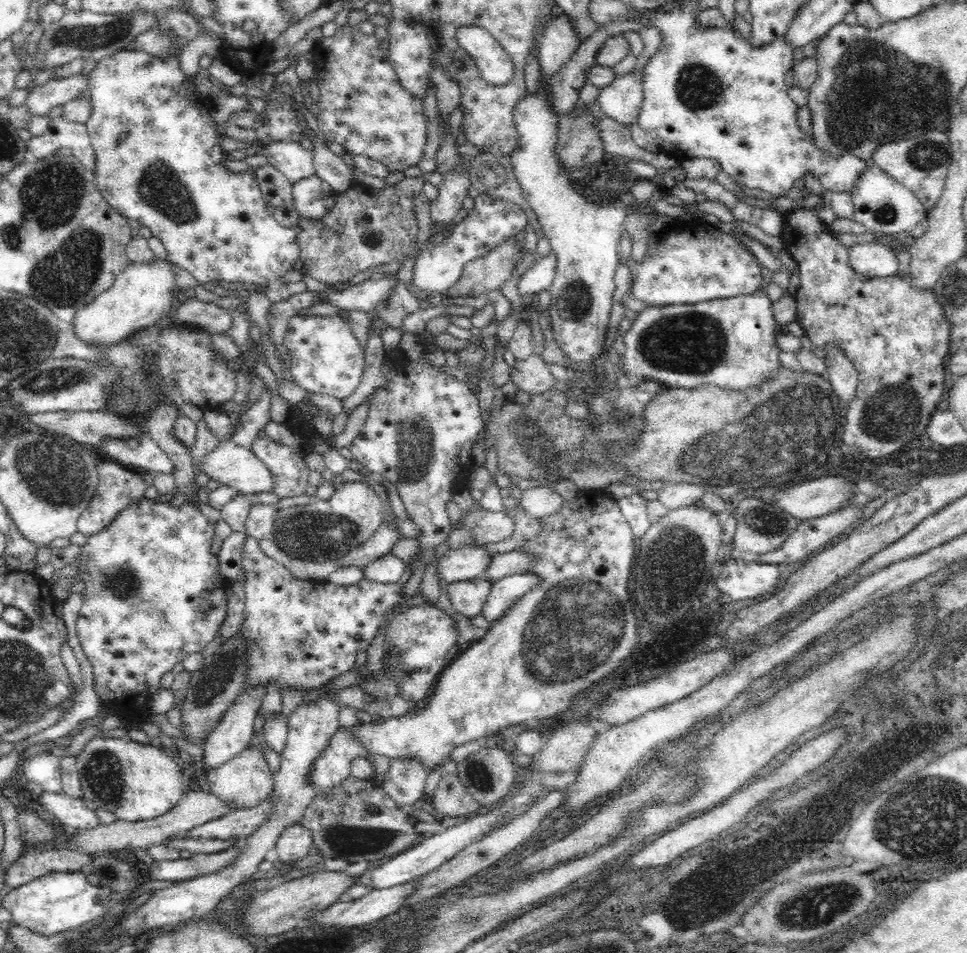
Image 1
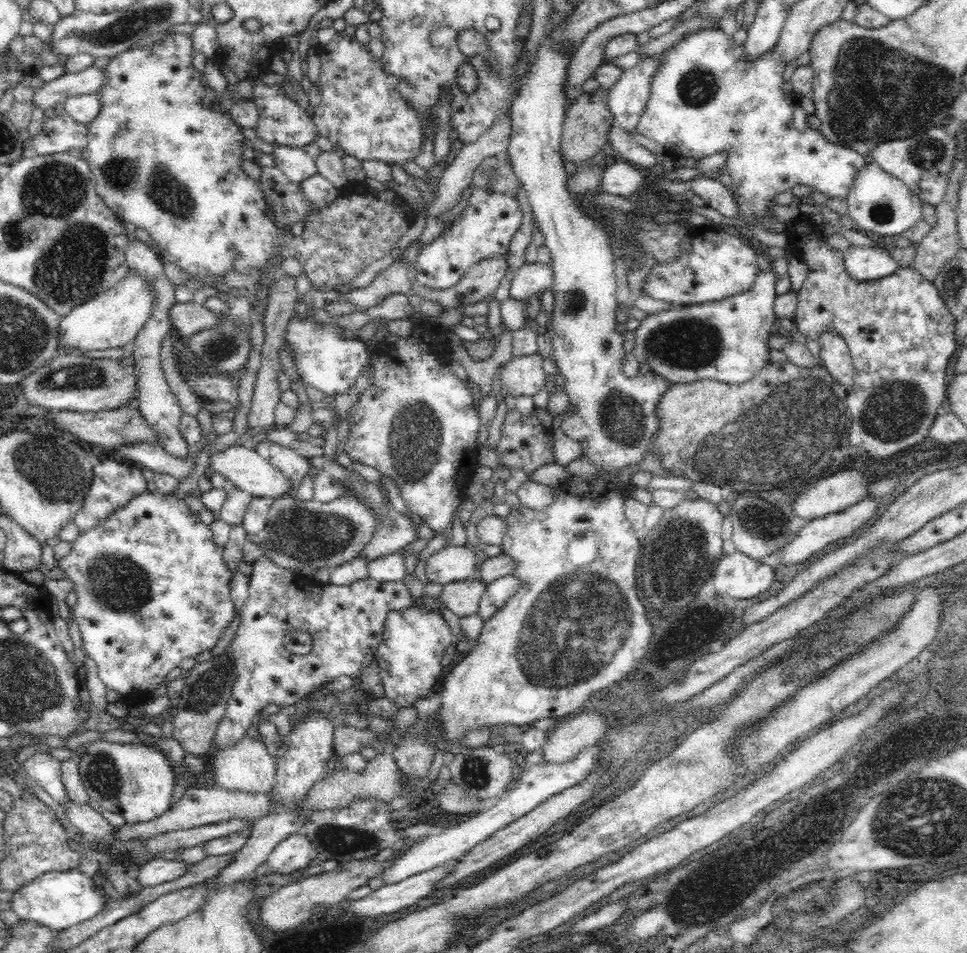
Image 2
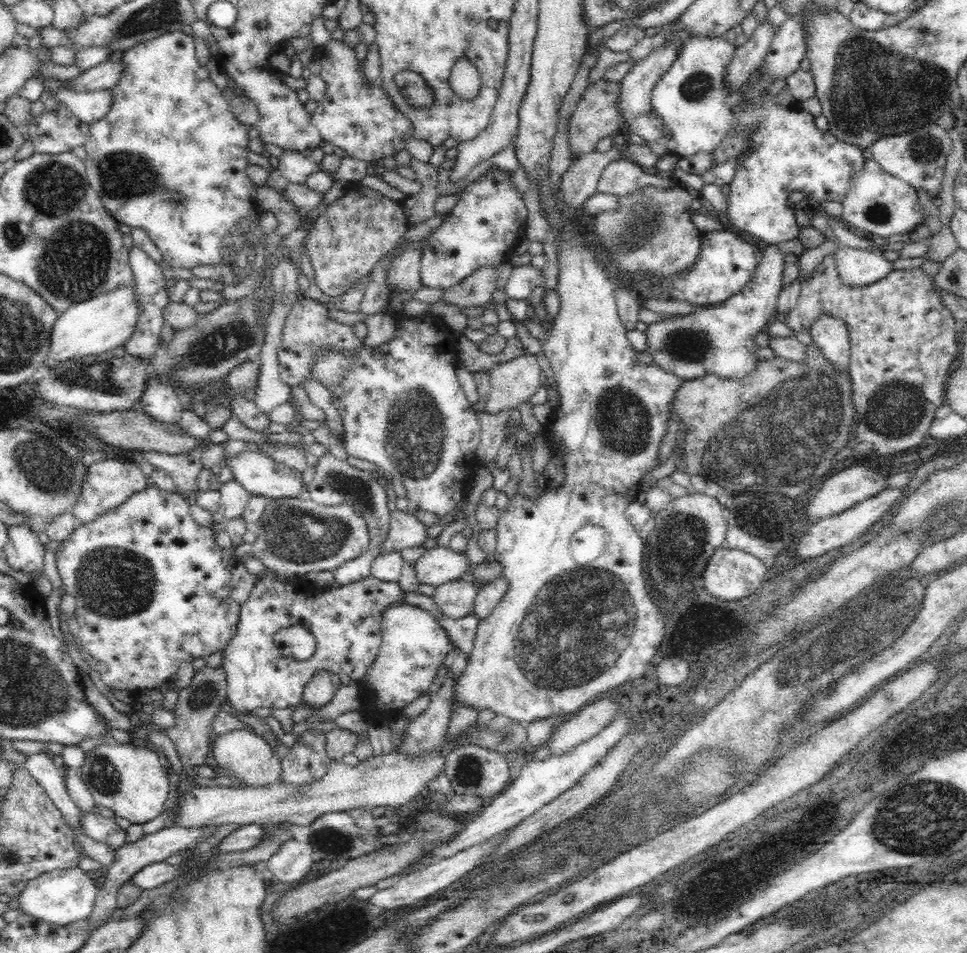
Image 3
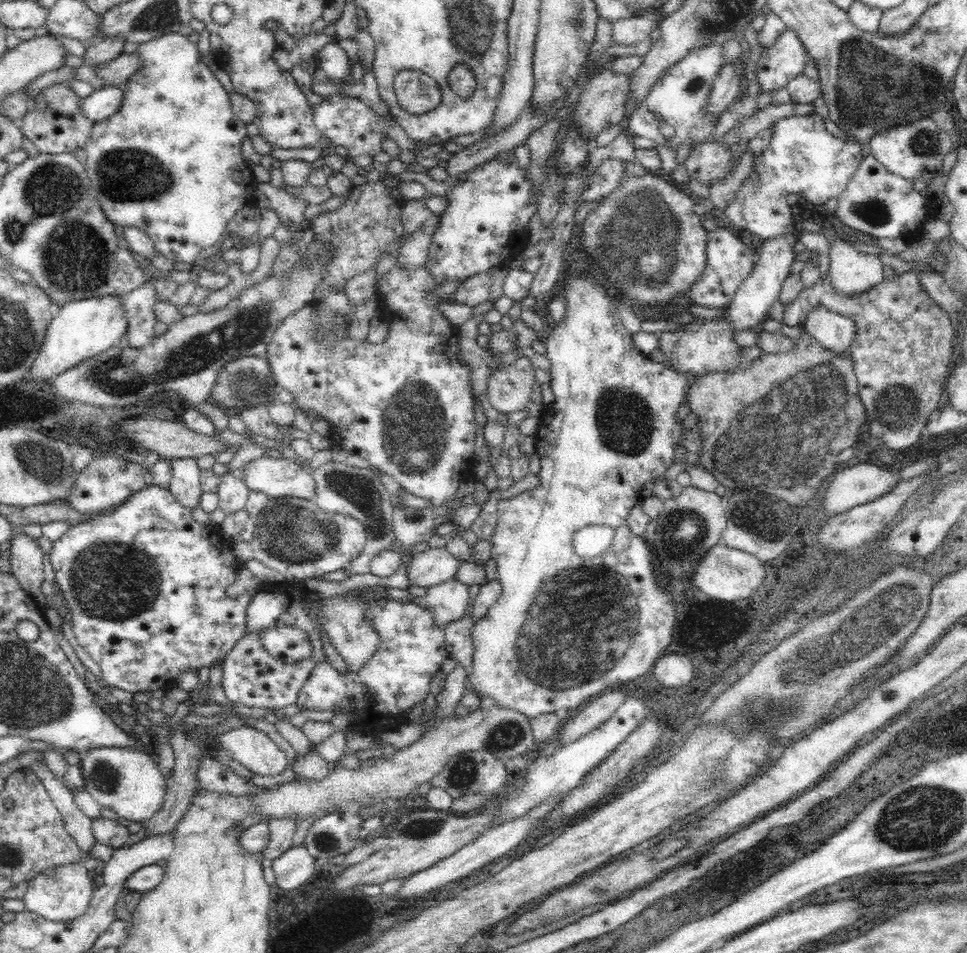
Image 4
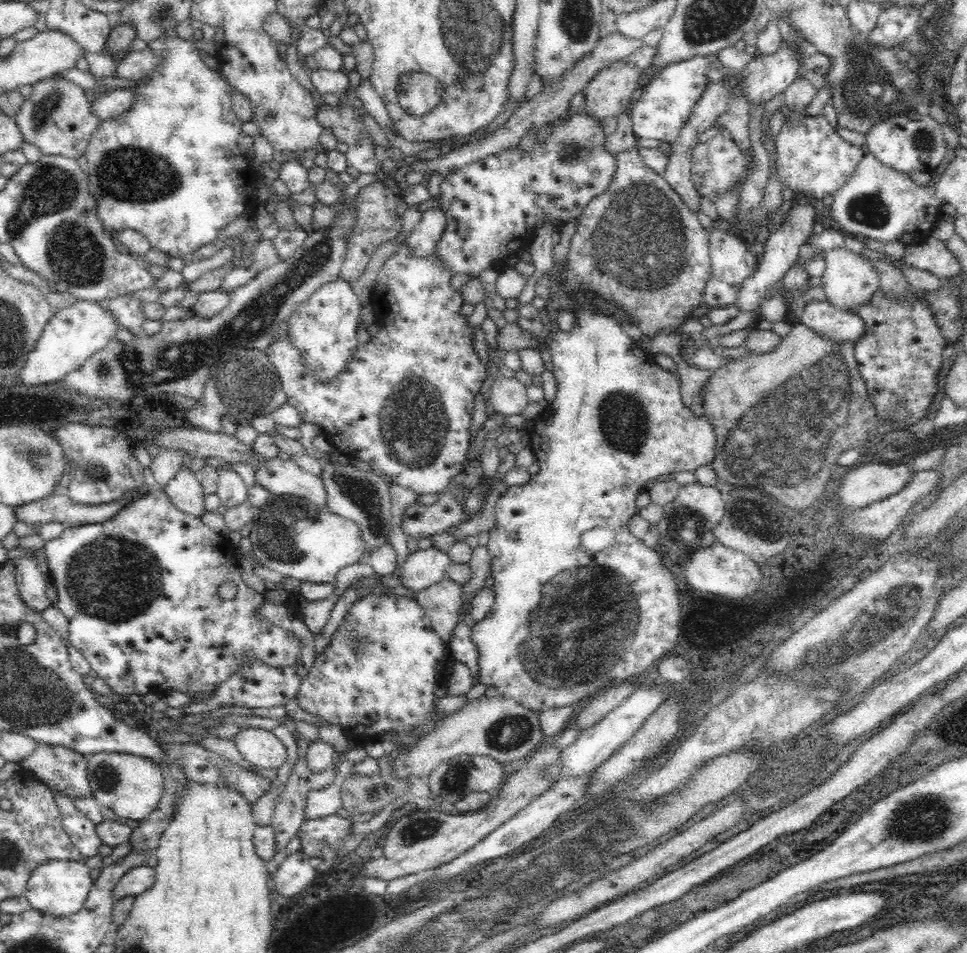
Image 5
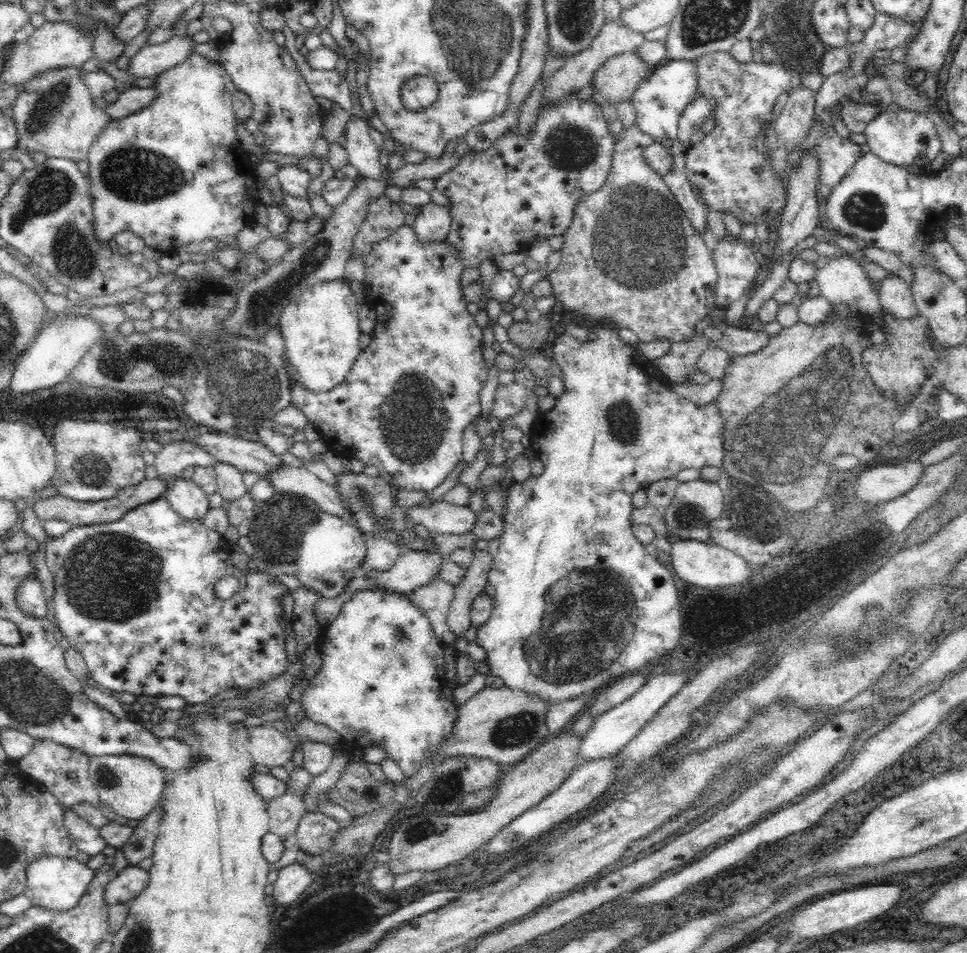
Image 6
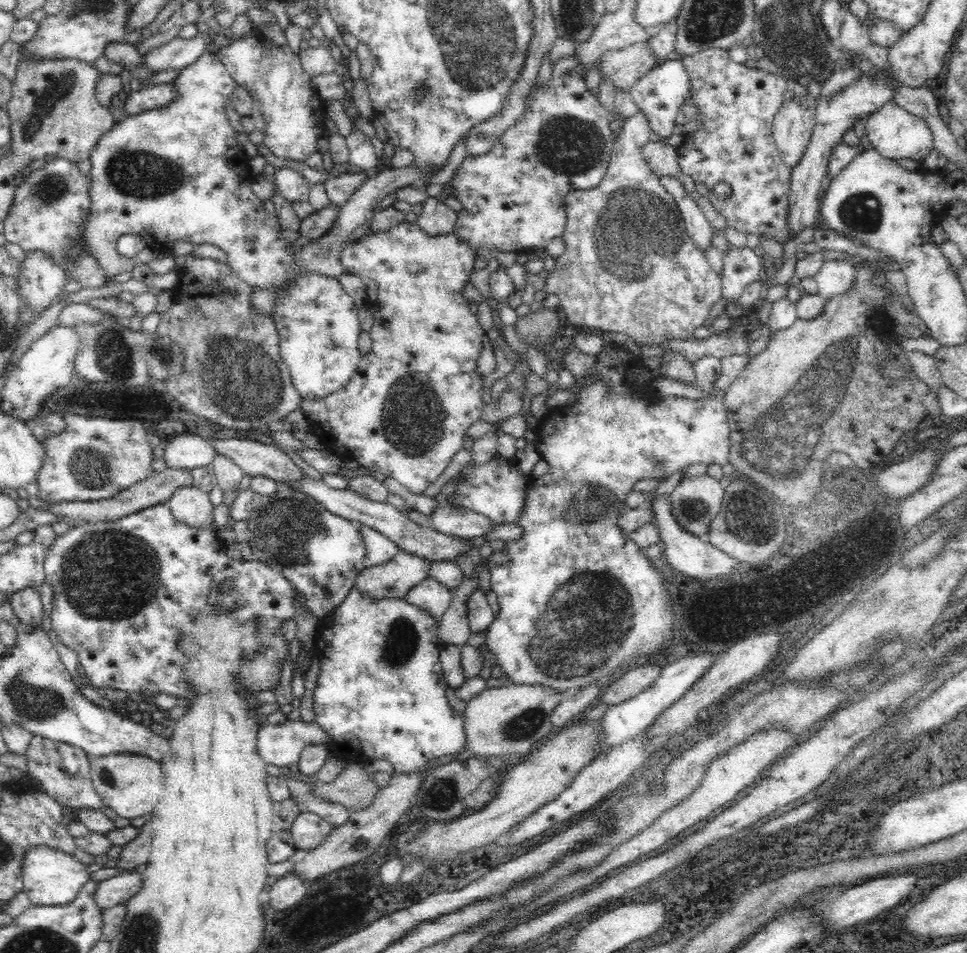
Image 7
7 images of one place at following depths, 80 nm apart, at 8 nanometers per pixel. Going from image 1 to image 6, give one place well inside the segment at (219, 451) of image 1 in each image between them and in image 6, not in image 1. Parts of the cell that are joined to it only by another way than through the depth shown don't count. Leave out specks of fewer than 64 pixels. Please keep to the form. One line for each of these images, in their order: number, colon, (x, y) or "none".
2: (244, 468)
3: (259, 475)
4: (277, 477)
5: (279, 477)
6: (287, 479)

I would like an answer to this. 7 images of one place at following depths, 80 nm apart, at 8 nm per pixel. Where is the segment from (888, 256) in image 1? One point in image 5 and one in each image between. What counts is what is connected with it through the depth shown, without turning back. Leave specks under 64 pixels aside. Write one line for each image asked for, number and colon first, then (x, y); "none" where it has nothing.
2: (865, 263)
3: (857, 267)
4: (851, 270)
5: (849, 279)

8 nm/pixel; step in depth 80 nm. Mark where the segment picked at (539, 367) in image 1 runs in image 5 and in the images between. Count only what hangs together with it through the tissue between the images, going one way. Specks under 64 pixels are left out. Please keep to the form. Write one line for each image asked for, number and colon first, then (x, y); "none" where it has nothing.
2: (520, 376)
3: (517, 381)
4: (510, 389)
5: (508, 396)

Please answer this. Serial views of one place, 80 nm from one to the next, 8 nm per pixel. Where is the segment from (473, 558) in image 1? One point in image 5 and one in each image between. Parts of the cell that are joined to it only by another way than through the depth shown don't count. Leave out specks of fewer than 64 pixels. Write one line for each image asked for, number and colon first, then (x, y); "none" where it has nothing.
2: (451, 564)
3: (438, 565)
4: (437, 565)
5: (423, 568)

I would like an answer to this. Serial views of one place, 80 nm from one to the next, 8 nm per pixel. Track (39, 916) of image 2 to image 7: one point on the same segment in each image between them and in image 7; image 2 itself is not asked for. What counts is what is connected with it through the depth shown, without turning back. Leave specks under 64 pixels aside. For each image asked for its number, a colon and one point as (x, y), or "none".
3: (60, 897)
4: (61, 894)
5: (59, 887)
6: (54, 883)
7: (50, 877)

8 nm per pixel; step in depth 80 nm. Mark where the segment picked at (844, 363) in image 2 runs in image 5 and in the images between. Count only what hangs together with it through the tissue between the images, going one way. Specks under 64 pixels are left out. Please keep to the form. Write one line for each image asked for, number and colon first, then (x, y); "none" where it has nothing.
3: (830, 334)
4: (834, 332)
5: (832, 323)

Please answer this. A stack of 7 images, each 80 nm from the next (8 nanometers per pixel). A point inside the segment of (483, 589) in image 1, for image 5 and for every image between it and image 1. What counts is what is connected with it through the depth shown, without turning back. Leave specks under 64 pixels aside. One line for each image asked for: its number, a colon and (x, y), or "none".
2: (462, 597)
3: (455, 598)
4: (448, 601)
5: (442, 602)

